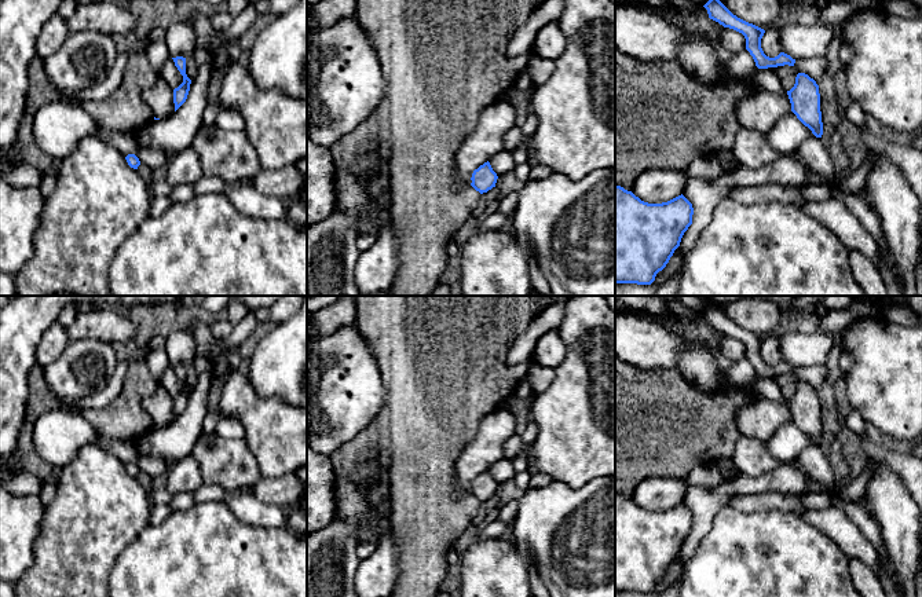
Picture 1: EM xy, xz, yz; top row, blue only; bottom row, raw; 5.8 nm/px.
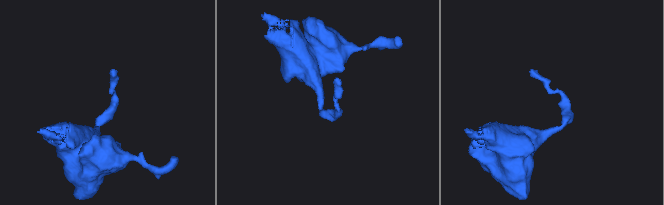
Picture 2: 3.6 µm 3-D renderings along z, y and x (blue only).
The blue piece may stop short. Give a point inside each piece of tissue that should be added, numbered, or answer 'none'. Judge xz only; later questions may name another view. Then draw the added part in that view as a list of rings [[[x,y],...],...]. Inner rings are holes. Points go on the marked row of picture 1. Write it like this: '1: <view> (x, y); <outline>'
none

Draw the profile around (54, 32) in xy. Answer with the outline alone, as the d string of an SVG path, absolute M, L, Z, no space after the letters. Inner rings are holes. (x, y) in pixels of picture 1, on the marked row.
M54 14L43 26L36 40L36 56L47 59L56 52L69 37L66 19Z

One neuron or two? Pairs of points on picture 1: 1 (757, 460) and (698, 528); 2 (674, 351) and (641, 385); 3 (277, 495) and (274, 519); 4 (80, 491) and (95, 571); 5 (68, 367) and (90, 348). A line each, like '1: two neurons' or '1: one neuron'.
1: two neurons
2: two neurons
3: two neurons
4: one neuron
5: one neuron

